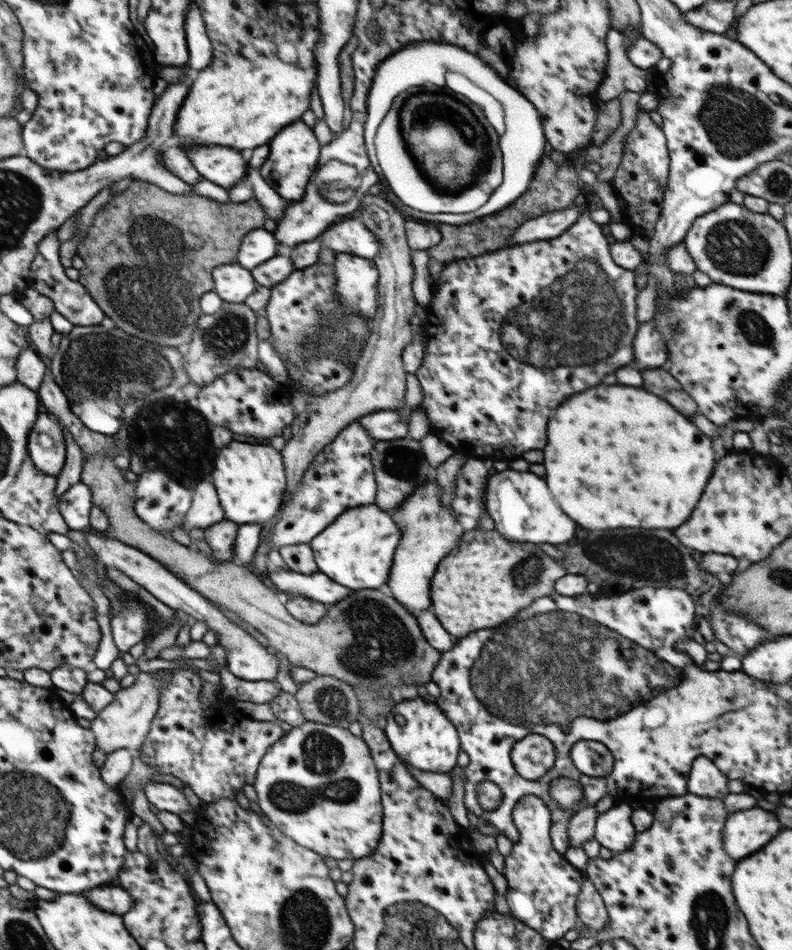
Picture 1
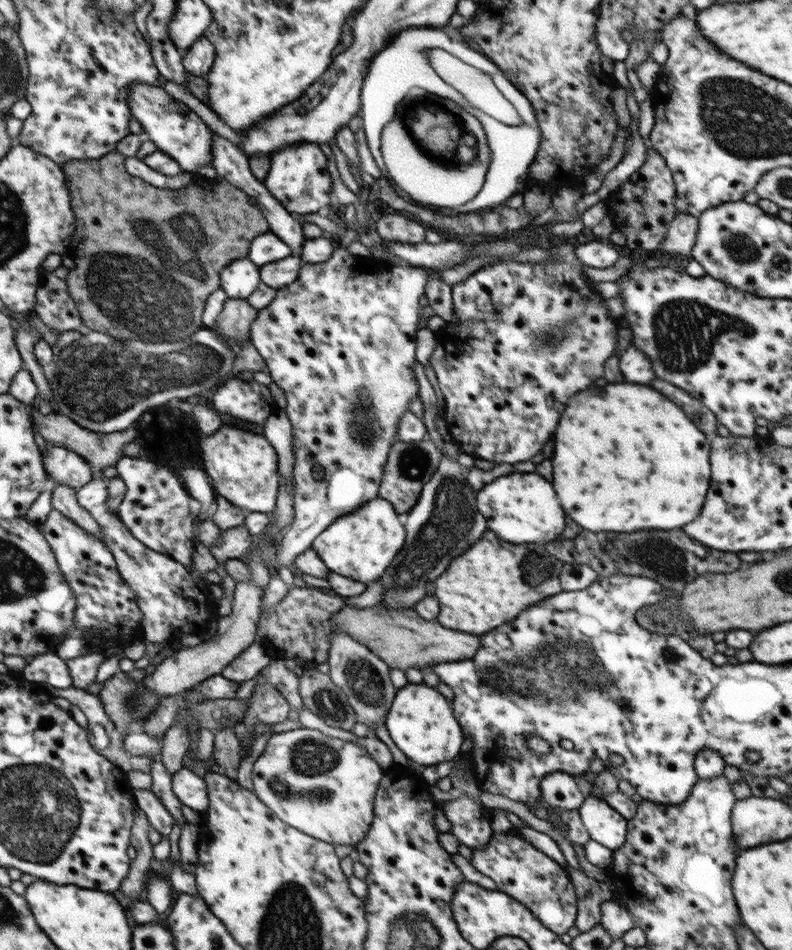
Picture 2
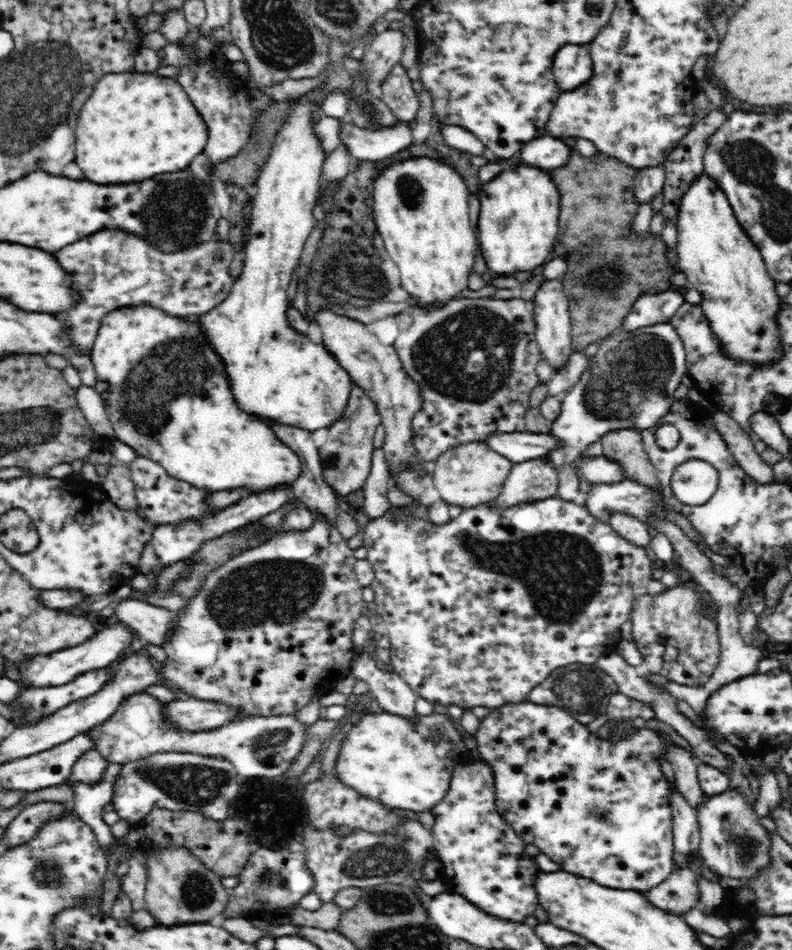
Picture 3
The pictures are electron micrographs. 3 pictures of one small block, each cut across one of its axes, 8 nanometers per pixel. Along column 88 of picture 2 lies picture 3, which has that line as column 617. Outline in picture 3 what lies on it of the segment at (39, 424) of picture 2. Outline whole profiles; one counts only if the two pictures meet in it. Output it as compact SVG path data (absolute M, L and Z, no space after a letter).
M634 428L612 430L600 441L603 446L603 456L617 461L625 472L625 478L662 492L655 467L645 451L641 431Z

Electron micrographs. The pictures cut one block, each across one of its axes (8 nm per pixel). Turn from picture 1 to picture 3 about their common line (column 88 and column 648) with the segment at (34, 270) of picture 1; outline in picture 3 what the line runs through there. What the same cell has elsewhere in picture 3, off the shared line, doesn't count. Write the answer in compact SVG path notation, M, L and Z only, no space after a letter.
M644 292L630 306L630 312L626 314L626 318L618 330L633 331L637 328L670 321L684 302L684 296L673 295L671 292L657 294Z

